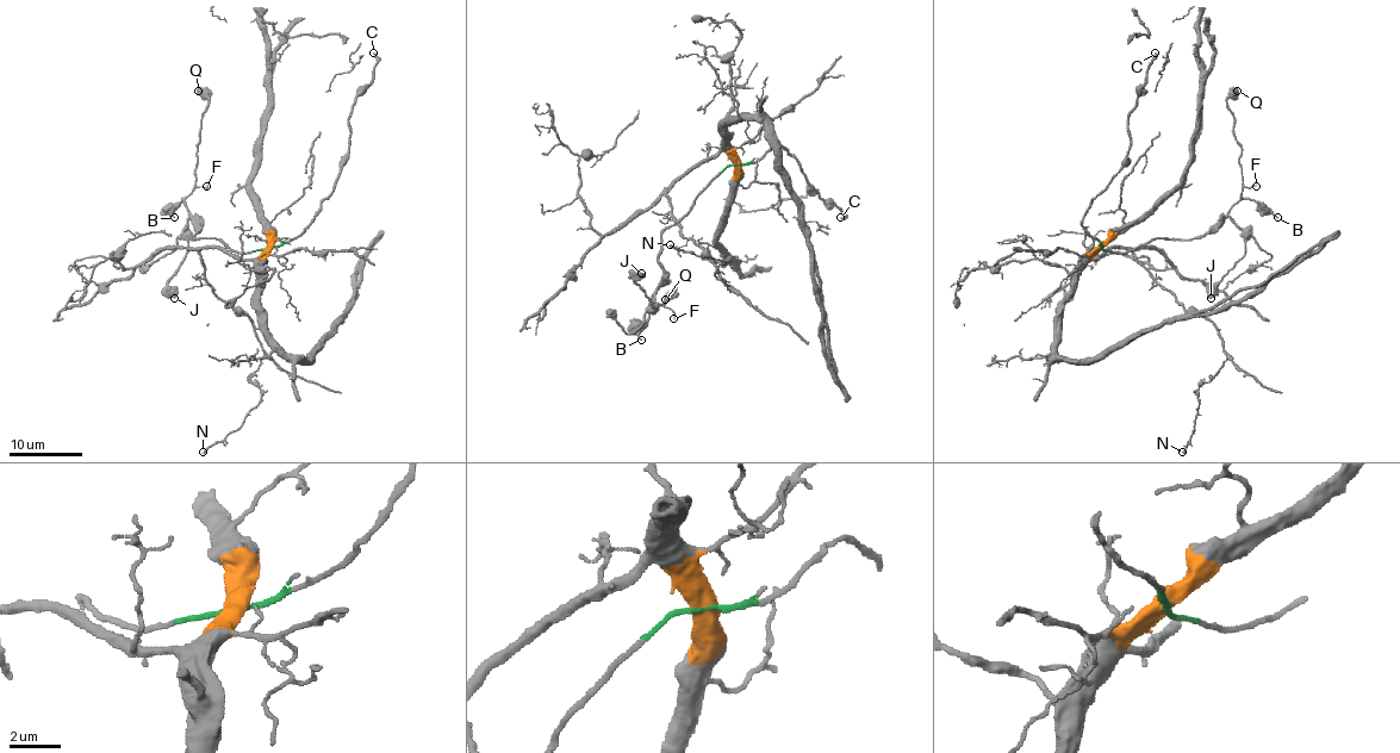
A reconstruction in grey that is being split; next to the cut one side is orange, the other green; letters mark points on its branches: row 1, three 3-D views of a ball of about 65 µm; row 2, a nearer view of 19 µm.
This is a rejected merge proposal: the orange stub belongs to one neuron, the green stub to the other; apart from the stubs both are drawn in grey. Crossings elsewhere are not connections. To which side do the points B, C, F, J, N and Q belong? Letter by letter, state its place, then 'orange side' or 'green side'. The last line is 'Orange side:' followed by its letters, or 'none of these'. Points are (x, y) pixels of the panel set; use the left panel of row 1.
B: at (174, 217); green side
C: at (373, 53); green side
F: at (206, 186); green side
J: at (174, 298); green side
N: at (203, 452); orange side
Q: at (198, 91); green side
Orange side: N

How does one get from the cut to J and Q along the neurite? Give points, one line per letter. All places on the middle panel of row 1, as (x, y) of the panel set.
J: (735, 165), (727, 167), (660, 236), (663, 284), (657, 291), (655, 307), (635, 280), (640, 273)
Q: (735, 165), (727, 167), (663, 232), (659, 263), (663, 281), (652, 300), (663, 305), (676, 288), (664, 300)

